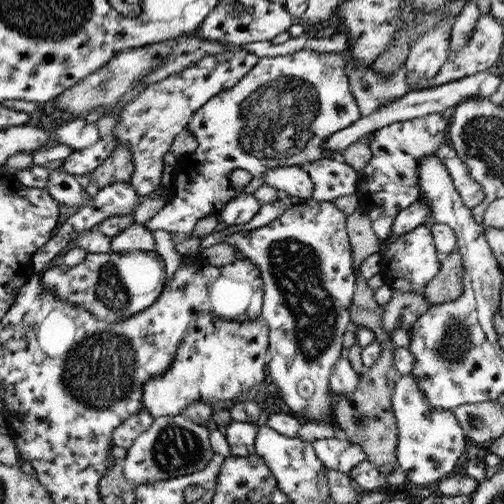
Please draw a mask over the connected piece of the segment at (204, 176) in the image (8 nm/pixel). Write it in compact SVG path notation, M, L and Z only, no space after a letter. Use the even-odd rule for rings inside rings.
M303 50L287 56L258 58L257 63L231 88L217 92L208 98L189 118L185 130L197 140L197 149L181 157L173 167L181 170L179 176L171 176L169 199L163 208L145 222L145 228L172 234L191 234L197 220L205 216L218 216L227 202L243 191L252 192L263 185L265 169L282 166L301 167L321 158L322 145L332 133L338 132L359 118L357 102L349 90L345 75L345 60L337 52L313 52ZM235 168L251 174L243 189L235 190L227 176Z

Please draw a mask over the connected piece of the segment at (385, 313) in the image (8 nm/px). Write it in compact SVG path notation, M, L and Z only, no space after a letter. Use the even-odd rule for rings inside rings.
M392 291L392 297L387 304L382 305L379 324L388 334L401 328L407 330L412 326L428 307L431 306L421 293Z

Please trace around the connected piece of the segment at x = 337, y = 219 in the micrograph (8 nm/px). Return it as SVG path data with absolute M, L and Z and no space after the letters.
M307 199L297 203L275 220L249 231L224 236L221 242L241 252L259 271L263 294L260 316L269 330L266 367L289 412L303 422L331 421L329 373L337 357L345 352L343 332L350 323L349 305L354 293L354 270L346 232L346 216L332 202Z

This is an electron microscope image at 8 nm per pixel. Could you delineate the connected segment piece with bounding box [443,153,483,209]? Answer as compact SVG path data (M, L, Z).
M453 153L444 158L443 166L447 168L453 186L460 196L460 202L465 205L465 208L471 209L473 206L481 204L483 189L479 183L471 179L471 175L467 172L467 165Z

